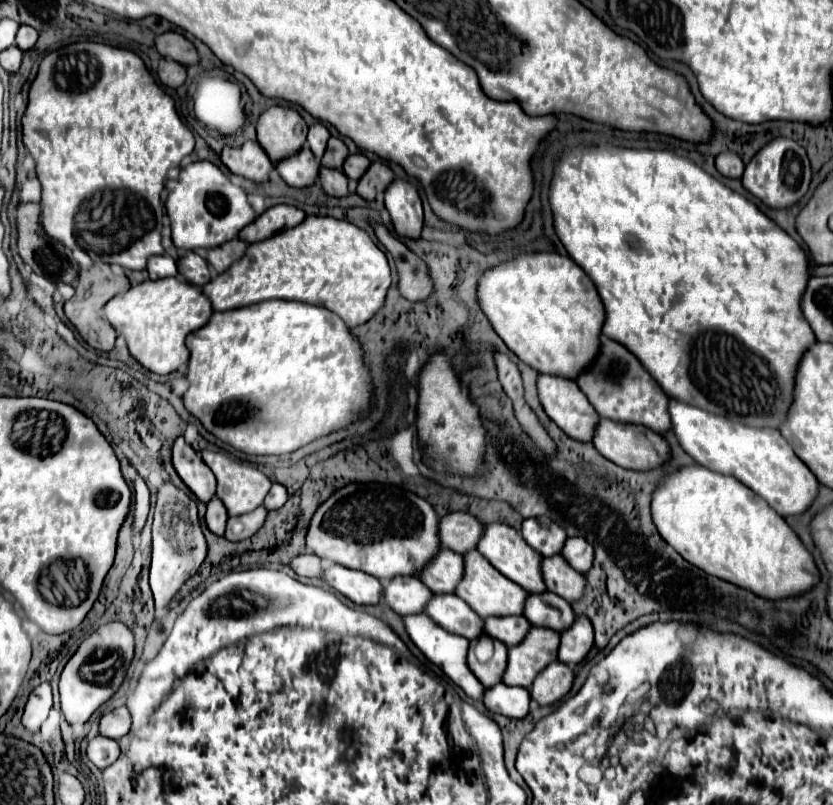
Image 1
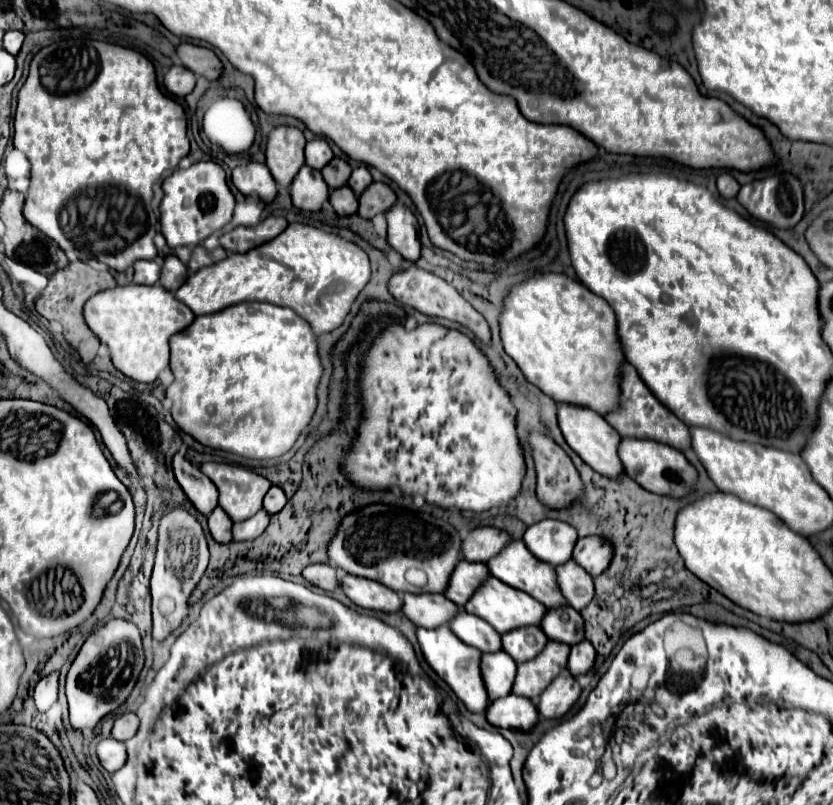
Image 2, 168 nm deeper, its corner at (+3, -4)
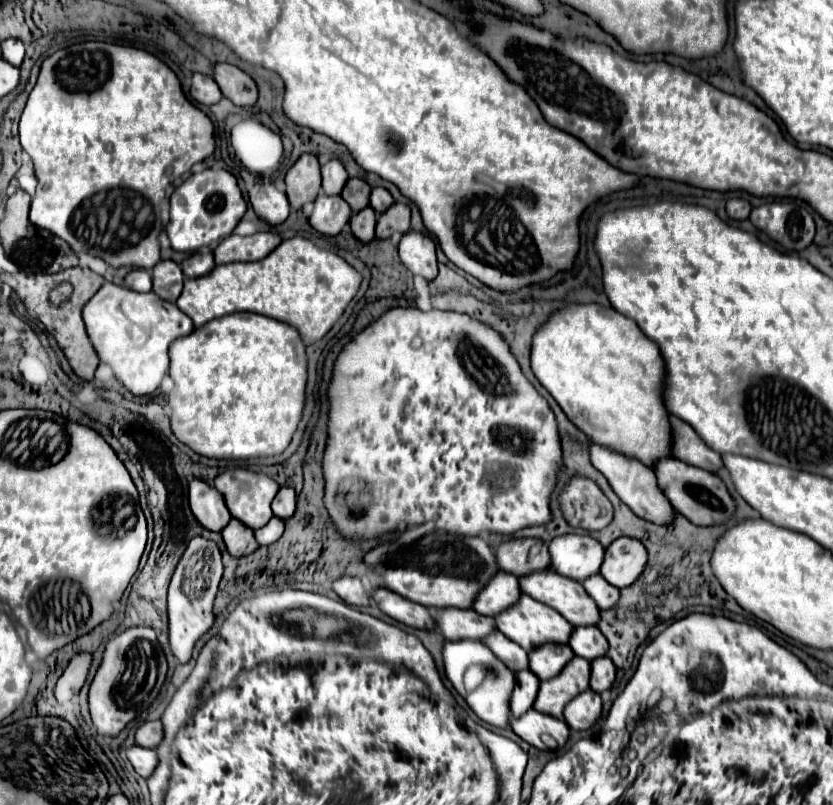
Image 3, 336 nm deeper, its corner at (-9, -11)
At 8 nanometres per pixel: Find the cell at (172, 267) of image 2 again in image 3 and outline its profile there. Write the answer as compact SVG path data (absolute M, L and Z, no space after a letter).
M162 260L152 268L152 292L168 302L176 302L182 292L184 274L172 260Z

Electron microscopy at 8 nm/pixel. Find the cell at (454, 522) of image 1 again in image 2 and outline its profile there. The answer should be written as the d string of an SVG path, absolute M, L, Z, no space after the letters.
M476 527L462 537L462 557L466 561L488 561L494 557L510 537L494 527Z

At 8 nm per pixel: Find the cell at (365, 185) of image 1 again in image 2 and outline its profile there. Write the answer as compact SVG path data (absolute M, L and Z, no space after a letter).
M374 181L358 197L358 203L360 203L358 215L364 219L372 219L376 213L384 213L388 207L392 207L396 203L396 195L390 189L390 185Z

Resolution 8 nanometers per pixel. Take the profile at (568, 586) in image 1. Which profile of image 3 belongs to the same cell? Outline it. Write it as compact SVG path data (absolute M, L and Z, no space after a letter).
M600 574L590 576L582 584L588 590L588 594L596 600L596 604L598 604L600 610L606 610L608 608L608 602L612 602L612 608L614 608L618 604L618 600L620 600L620 588L608 584Z

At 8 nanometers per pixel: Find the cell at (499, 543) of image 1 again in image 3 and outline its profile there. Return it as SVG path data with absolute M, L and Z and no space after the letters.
M552 570L534 572L520 578L522 592L534 600L558 610L572 626L596 626L600 620L598 604L588 596L584 586Z

